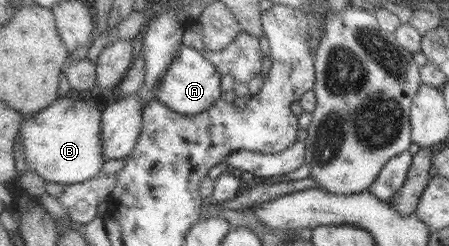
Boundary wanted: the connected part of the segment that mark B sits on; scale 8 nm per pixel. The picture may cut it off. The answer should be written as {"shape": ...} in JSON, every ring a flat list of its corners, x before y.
{"shape":[[70,94,37,114,27,116,17,136,26,165,45,182,66,186,95,178,108,162,103,153,102,114,96,98]]}

